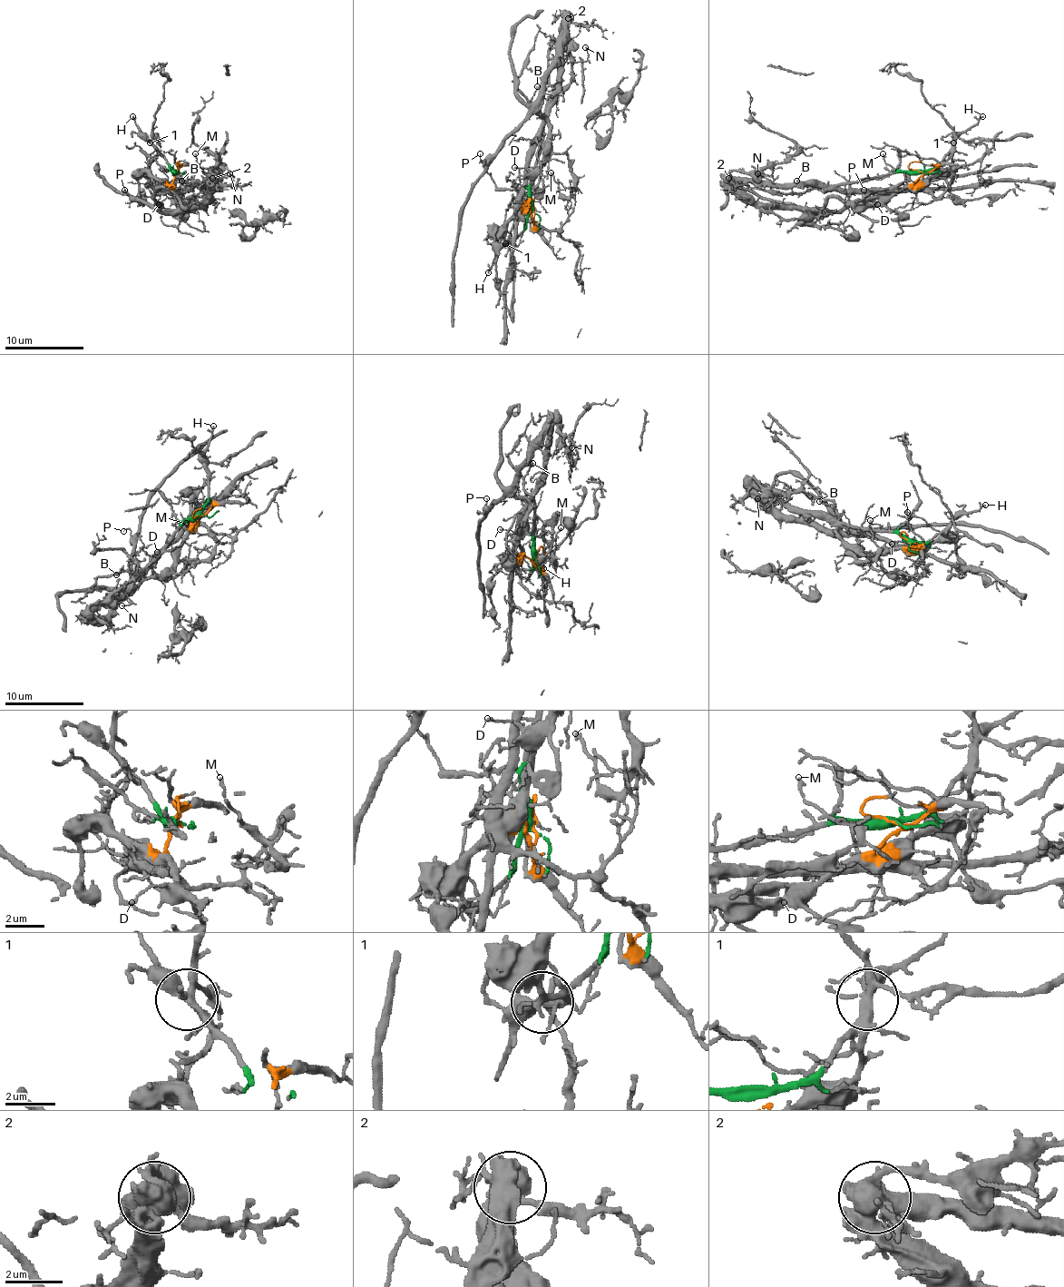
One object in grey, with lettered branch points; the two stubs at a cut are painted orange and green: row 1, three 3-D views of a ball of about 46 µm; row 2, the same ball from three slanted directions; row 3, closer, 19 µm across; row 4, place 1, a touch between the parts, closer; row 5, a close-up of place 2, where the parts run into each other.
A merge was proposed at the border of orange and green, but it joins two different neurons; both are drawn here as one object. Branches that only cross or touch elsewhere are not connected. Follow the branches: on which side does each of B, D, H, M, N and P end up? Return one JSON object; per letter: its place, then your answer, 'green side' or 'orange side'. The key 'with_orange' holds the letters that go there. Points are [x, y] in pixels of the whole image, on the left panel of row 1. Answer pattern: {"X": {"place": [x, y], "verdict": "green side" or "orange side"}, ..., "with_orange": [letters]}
{"B": {"place": [181, 181], "verdict": "green side"}, "D": {"place": [159, 204], "verdict": "orange side"}, "H": {"place": [132, 116], "verdict": "green side"}, "M": {"place": [195, 153], "verdict": "orange side"}, "N": {"place": [229, 173], "verdict": "orange side"}, "P": {"place": [124, 190], "verdict": "orange side"}, "with_orange": ["D", "M", "N", "P"]}

